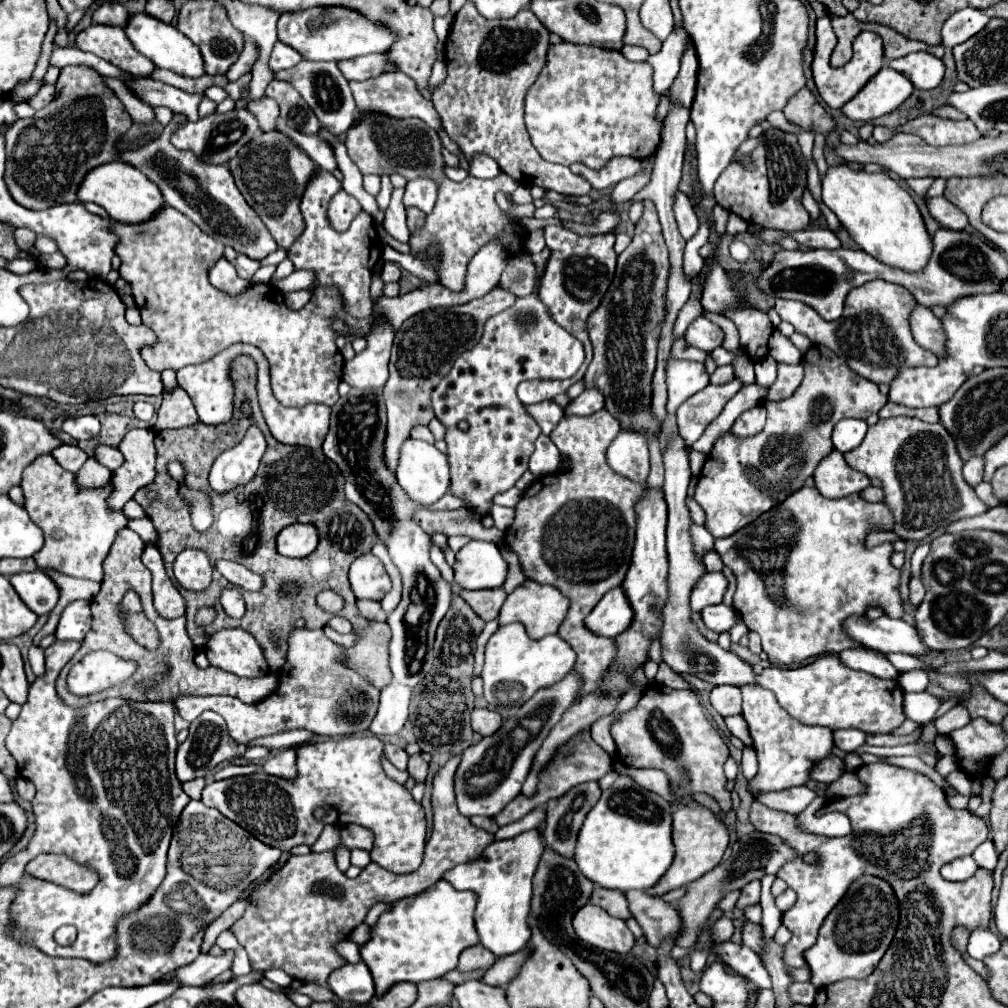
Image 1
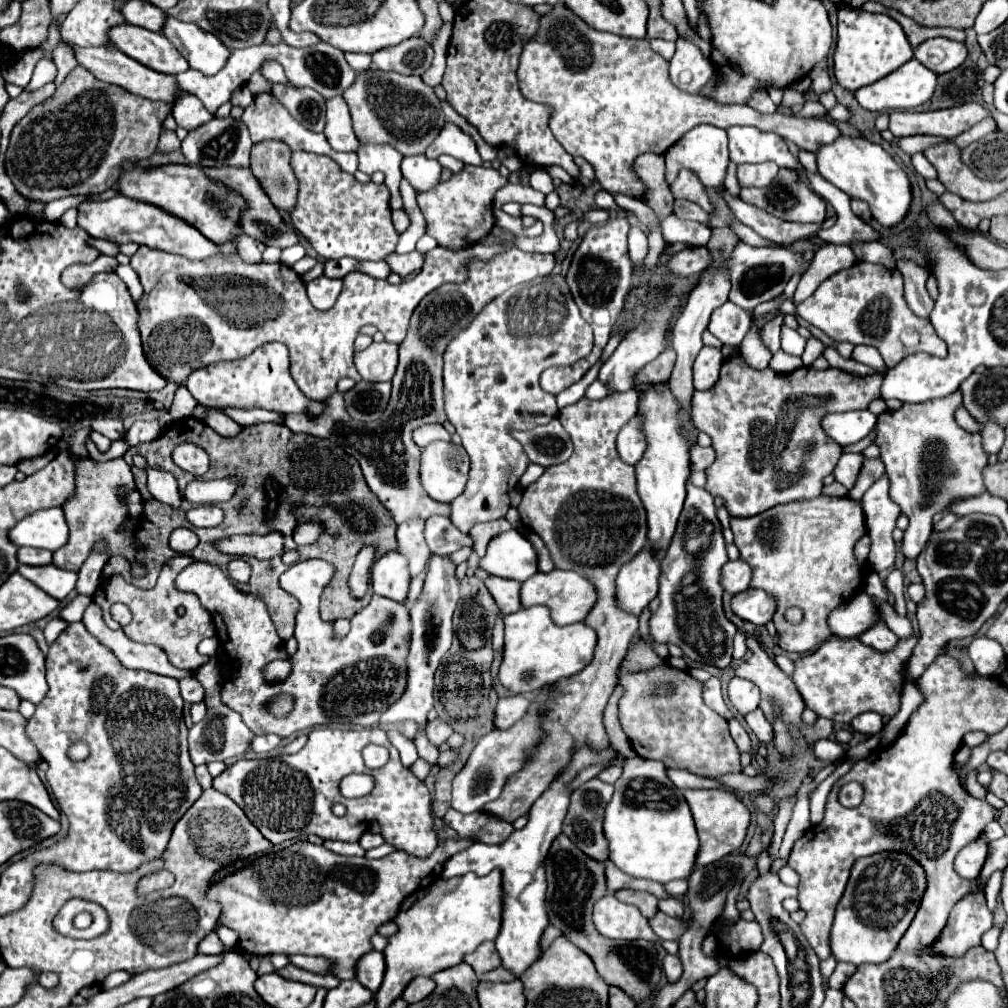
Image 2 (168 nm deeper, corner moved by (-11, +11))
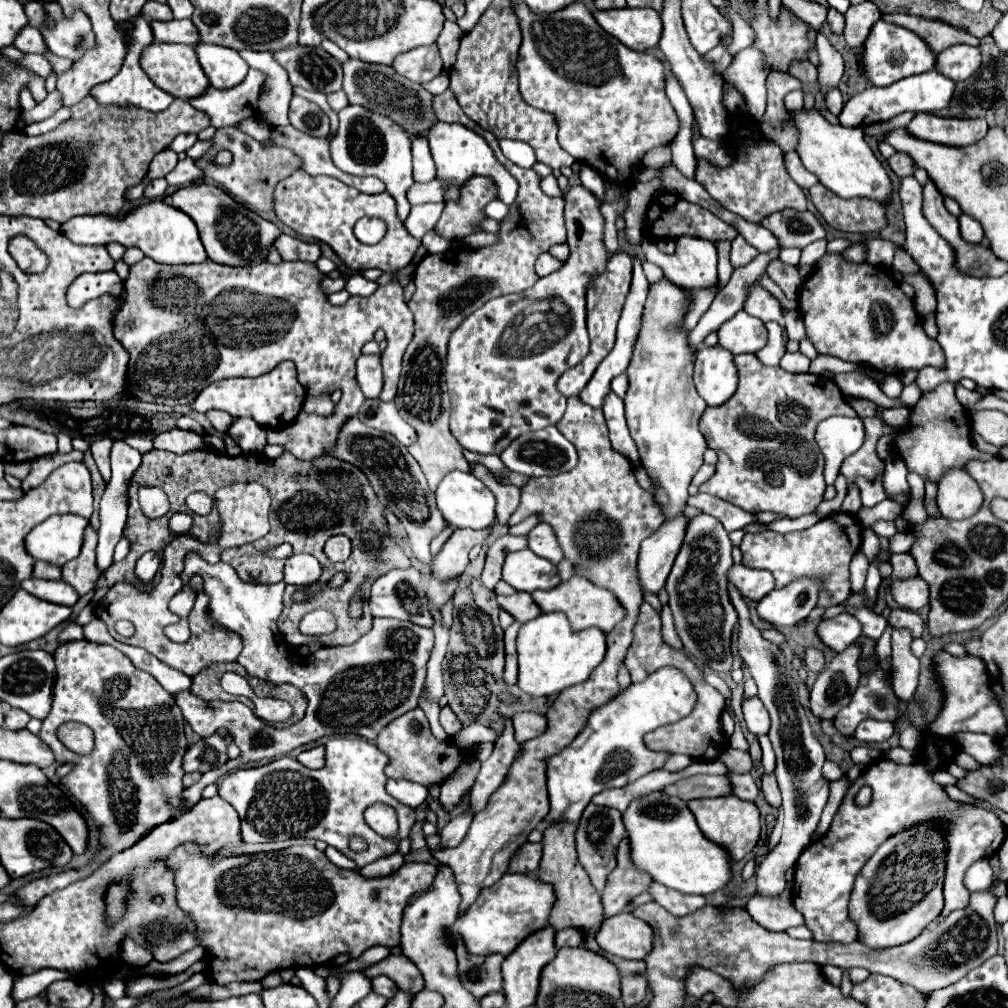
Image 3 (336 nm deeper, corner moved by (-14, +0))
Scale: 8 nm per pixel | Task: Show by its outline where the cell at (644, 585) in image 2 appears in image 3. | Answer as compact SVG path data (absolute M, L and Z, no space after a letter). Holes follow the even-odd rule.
M688 516L670 518L642 542L638 556L638 578L642 590L658 594L658 590L664 588L666 576L682 548L688 522Z

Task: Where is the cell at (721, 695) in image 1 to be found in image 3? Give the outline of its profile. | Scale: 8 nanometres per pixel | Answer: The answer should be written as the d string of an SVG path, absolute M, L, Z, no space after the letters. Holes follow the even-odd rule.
M746 698L744 704L742 704L742 708L744 708L744 718L746 718L748 730L754 736L768 734L768 730L770 730L770 716L768 716L768 710L762 704L762 700L758 700L758 698Z

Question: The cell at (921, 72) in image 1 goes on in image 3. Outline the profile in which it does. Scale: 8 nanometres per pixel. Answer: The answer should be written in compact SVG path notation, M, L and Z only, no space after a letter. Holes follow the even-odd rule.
M950 46L944 52L938 54L936 70L944 76L950 76L954 82L966 80L972 74L976 74L982 66L982 54L974 46Z

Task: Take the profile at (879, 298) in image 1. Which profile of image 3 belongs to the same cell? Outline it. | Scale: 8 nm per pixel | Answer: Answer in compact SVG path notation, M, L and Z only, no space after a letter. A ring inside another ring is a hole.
M826 252L820 258L820 262L814 266L812 274L804 280L800 288L798 304L808 330L808 340L814 344L818 354L836 356L840 360L854 362L854 364L866 364L884 374L900 374L910 368L920 370L924 366L942 368L944 364L944 352L940 344L926 336L922 328L922 320L916 314L912 300L900 290L900 286L894 282L890 274L890 268L886 266L854 264L848 262L842 254Z

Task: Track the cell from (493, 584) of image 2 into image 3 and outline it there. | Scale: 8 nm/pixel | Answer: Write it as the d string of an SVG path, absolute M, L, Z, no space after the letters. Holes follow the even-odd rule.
M516 592L512 596L498 596L498 604L520 622L528 622L542 614L540 606L526 592Z

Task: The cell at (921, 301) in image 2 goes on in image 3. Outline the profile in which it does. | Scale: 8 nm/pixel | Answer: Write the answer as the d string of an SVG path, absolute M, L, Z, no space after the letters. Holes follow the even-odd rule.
M898 248L896 254L894 254L894 260L892 260L892 268L902 272L902 274L914 274L918 272L918 264L912 260L912 256L904 250L904 248Z

